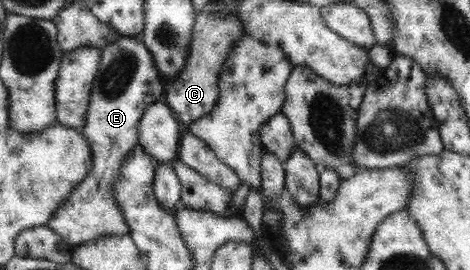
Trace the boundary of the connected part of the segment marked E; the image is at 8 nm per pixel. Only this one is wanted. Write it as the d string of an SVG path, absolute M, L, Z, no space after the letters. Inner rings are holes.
M121 36L102 48L81 132L91 149L91 167L47 223L70 246L130 233L122 209L113 197L114 183L120 177L119 169L125 158L138 145L139 120L145 108L163 98L166 83L151 52L135 36Z

